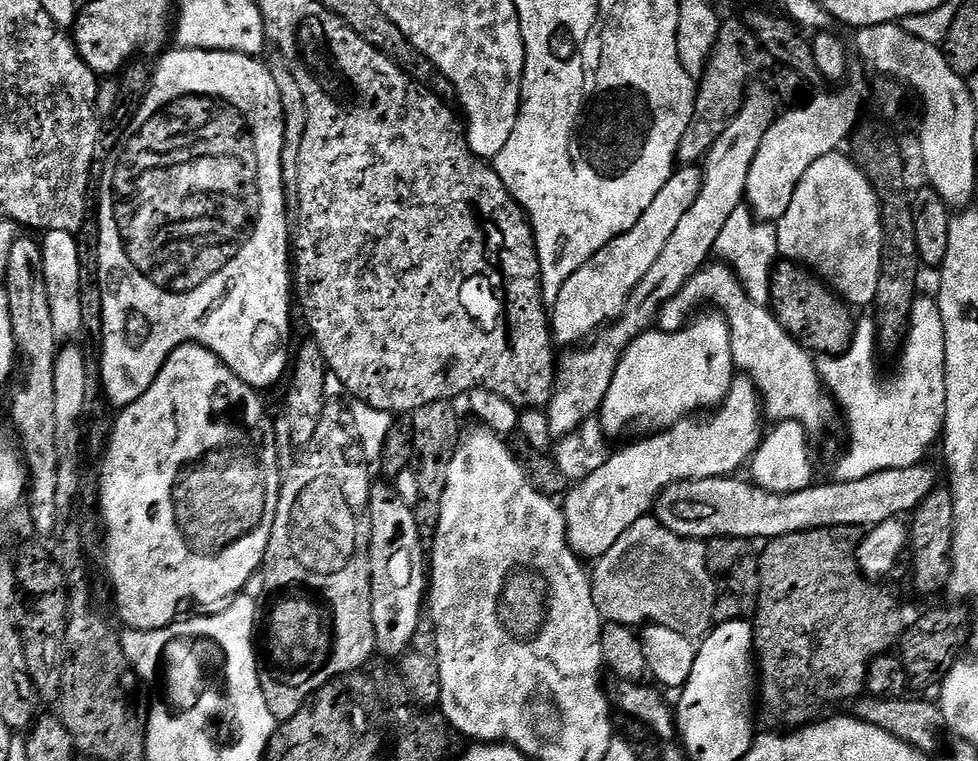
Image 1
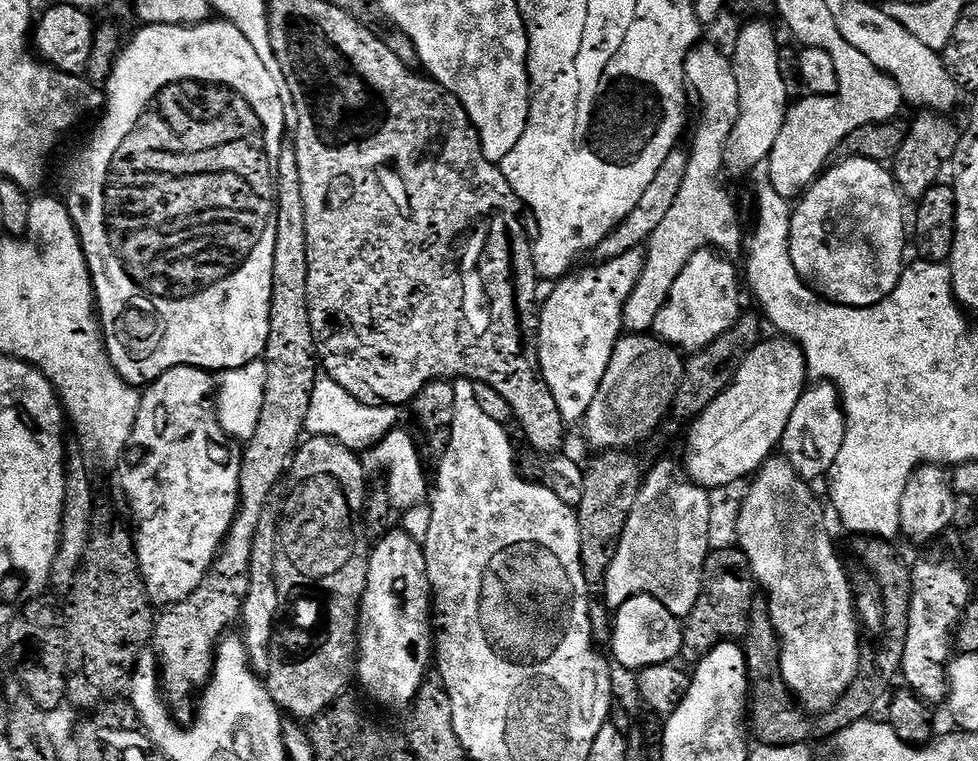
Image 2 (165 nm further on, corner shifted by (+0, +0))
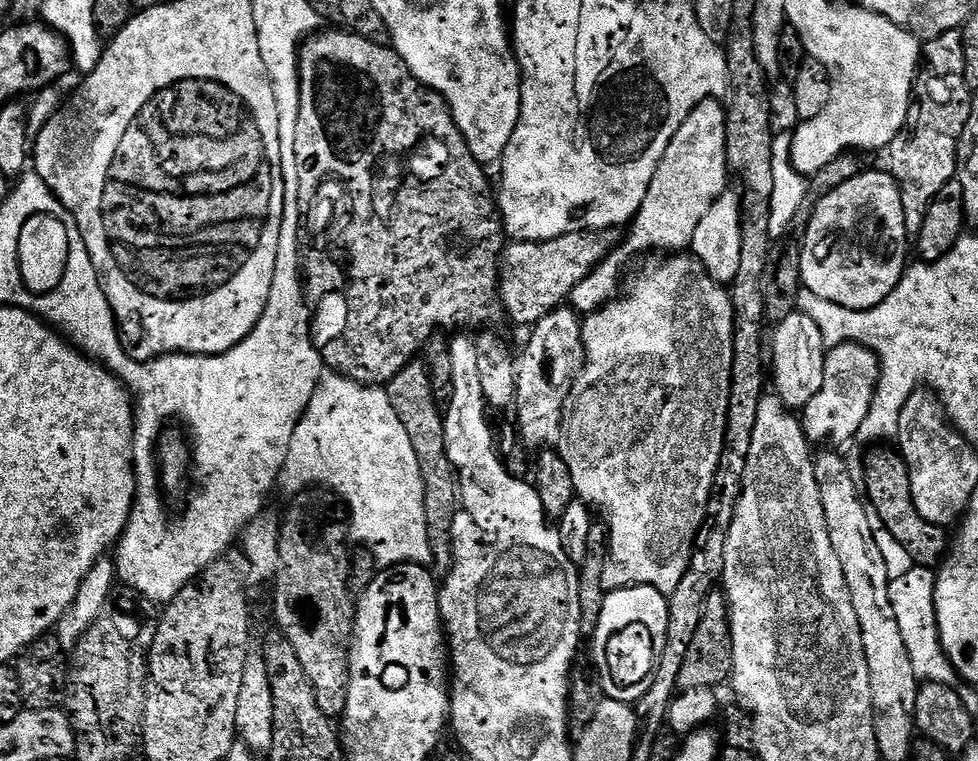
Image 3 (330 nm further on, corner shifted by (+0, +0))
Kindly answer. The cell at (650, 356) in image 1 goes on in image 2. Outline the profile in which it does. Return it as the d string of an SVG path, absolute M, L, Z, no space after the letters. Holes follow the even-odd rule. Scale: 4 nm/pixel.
M705 250L702 252L696 252L694 258L690 258L690 262L686 262L684 269L678 274L678 278L674 282L674 286L670 290L668 295L668 301L662 306L662 310L658 310L658 318L654 318L652 323L652 332L655 333L659 339L663 340L665 344L671 344L673 348L679 350L684 354L695 354L697 352L703 351L704 348L710 346L715 339L718 339L720 335L726 334L732 327L737 324L738 319L742 315L742 307L740 308L740 284L742 288L742 280L736 277L736 268L731 259L725 258L721 253L715 250Z

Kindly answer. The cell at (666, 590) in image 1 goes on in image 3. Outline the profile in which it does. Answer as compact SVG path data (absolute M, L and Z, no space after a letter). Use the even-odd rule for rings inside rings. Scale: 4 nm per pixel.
M672 254L660 259L664 260L658 261L656 268L648 268L633 278L624 300L613 299L597 308L595 312L583 317L580 333L584 339L584 366L573 382L570 394L564 403L558 451L560 457L566 462L566 466L570 466L577 497L593 509L605 508L609 518L612 519L610 551L602 574L602 586L605 593L619 588L647 586L653 593L667 598L674 594L674 590L678 590L678 582L682 582L692 561L692 549L696 547L696 536L705 522L708 499L712 493L722 446L726 438L726 418L730 406L730 382L734 366L736 315L732 305L731 291L719 280L715 280L704 269L704 263L697 260L695 256Z

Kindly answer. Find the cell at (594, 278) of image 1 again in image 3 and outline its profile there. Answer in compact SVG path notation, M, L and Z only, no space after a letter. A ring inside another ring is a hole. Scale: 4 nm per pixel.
M561 306L556 311L549 312L531 329L532 337L524 348L524 357L519 357L516 366L514 405L514 420L525 449L544 450L559 445L564 403L584 366L581 327L581 317L571 307Z

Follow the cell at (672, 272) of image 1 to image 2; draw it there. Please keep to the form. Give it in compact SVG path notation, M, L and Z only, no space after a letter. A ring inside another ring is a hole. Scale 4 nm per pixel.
M757 18L743 25L745 28L736 36L736 49L730 52L734 82L738 82L738 98L740 99L740 113L736 125L732 128L730 138L726 142L724 151L724 170L729 177L744 176L751 173L759 164L765 163L774 142L778 142L778 134L782 134L782 126L788 117L790 97L786 90L786 82L782 82L782 70L778 70L781 45L776 45L776 32L763 19Z

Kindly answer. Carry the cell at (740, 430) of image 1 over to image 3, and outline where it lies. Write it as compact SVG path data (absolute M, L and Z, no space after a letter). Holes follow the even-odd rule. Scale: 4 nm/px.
M799 310L792 312L785 321L775 325L770 336L770 380L776 383L775 395L790 410L803 410L823 384L823 362L826 345L822 330L818 330L814 318L806 318Z

